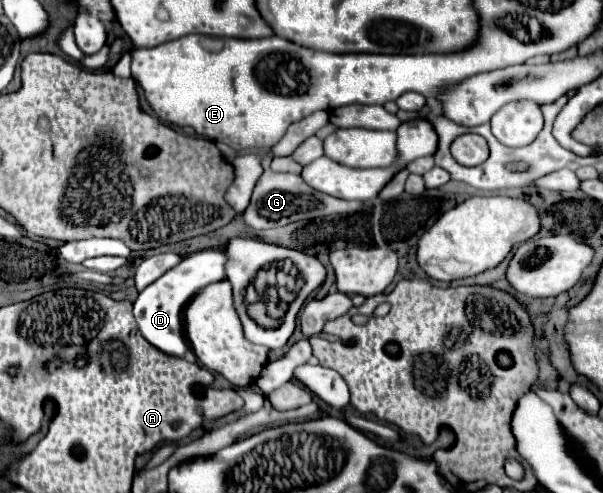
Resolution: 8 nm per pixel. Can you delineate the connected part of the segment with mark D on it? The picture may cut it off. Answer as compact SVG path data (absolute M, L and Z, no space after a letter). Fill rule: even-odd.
M202 250L202 252L190 254L178 266L174 266L164 276L160 276L150 286L146 286L134 302L134 318L138 322L142 336L170 356L184 356L184 352L188 350L184 328L182 328L184 306L198 288L226 278L226 262L228 260L224 250Z

